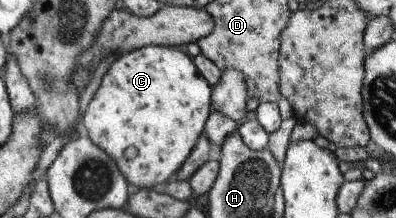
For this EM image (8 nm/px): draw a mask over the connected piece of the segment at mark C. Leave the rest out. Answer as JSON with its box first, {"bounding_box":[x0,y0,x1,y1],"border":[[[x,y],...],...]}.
{"bounding_box":[83,46,212,189],"border":[[[146,46],[119,56],[83,116],[89,138],[107,152],[133,188],[152,189],[184,166],[211,114],[212,87],[184,48]]]}

